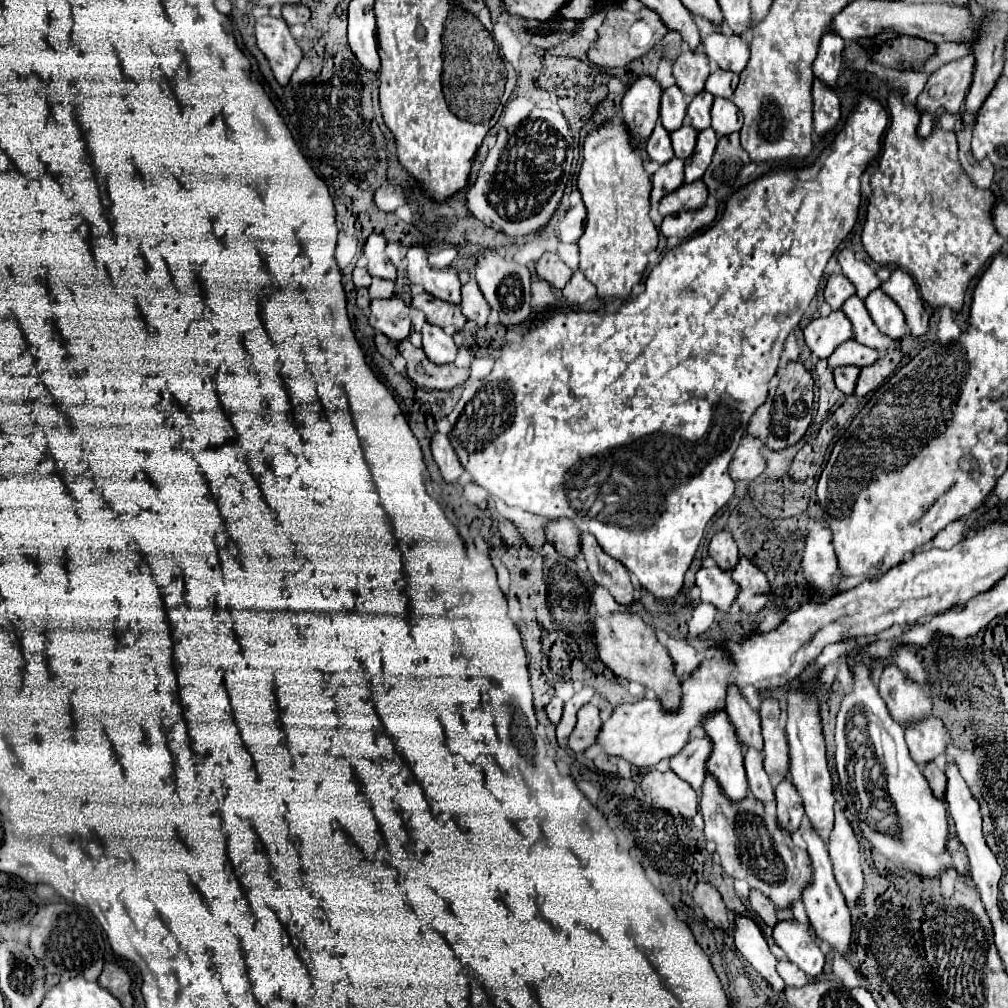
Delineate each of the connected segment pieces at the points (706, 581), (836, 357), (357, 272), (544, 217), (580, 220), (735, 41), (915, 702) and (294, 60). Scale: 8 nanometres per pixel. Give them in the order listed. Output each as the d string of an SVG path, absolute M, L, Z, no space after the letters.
M718 566L700 568L696 574L696 586L702 592L702 602L710 602L722 612L728 612L738 592L738 584L730 578L730 572Z
M856 340L850 342L842 342L842 346L838 346L838 350L834 350L834 354L830 354L830 358L826 360L830 368L840 368L840 366L870 366L878 360L878 352L874 348L862 346Z
M354 268L354 274L352 274L352 282L354 282L354 286L356 288L368 288L370 286L370 280L372 280L372 276L364 270L364 268Z
M536 106L528 114L528 118L524 118L516 126L510 126L506 136L500 136L498 142L490 148L486 160L478 170L476 182L466 194L466 206L470 208L472 216L482 220L486 226L514 238L540 230L560 204L560 198L564 194L564 188L572 170L572 152L574 152L574 140L564 114L558 110Z
M578 204L566 212L566 216L560 220L558 226L558 240L560 242L576 242L584 232L584 220L586 220L586 208L584 204Z
M712 32L704 38L704 54L722 70L740 74L748 62L748 46L742 36Z
M886 664L880 676L880 696L888 704L890 714L900 724L920 720L932 714L932 702L926 692L926 682L910 678L896 664Z
M264 16L256 20L256 44L270 62L270 68L280 86L290 82L292 72L302 60L302 50L296 38L290 34L288 24L282 18Z

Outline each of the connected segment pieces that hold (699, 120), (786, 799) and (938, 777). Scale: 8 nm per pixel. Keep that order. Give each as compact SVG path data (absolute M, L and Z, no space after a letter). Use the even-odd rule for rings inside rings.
M704 90L704 92L696 94L692 98L692 102L688 104L688 118L690 118L692 126L698 132L710 128L710 108L712 108L712 102L714 102L714 96Z
M790 776L782 778L776 784L776 806L778 806L778 824L786 832L794 832L802 824L804 806L802 798L798 798L798 790L794 790L794 784L790 782Z
M928 762L922 772L924 772L924 778L928 780L928 784L930 784L934 796L942 800L942 796L944 796L944 786L946 786L946 776L944 776L944 772L938 770L934 762Z

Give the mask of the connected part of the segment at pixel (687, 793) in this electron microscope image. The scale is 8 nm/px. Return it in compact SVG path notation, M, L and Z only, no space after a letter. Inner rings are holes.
M648 770L642 776L640 788L650 798L653 807L672 810L674 817L692 818L698 810L698 794L672 770Z

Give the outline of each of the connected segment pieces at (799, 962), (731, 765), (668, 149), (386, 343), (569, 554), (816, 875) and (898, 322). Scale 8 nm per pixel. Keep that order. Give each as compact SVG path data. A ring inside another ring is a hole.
M782 920L774 926L774 940L786 952L788 960L794 962L808 976L818 976L824 968L824 954L810 936L810 926L794 920Z
M714 710L702 722L702 728L710 742L714 742L714 750L708 758L708 770L716 776L724 794L738 802L746 798L746 772L742 764L742 744L734 734L734 726L730 726L730 718L726 718L726 710Z
M658 122L650 140L646 142L646 152L648 156L658 162L658 164L666 164L668 160L674 158L674 152L672 152L672 144L670 144L670 134L662 128L662 124Z
M376 334L376 336L374 336L374 344L376 344L378 352L380 352L384 358L388 358L388 360L392 360L392 358L398 354L396 346L394 346L384 334Z
M560 518L548 526L546 538L548 542L566 558L576 558L580 554L580 528L574 520Z
M804 826L804 842L806 842L806 852L810 858L810 866L812 866L812 880L810 886L806 886L806 890L802 892L802 900L810 918L810 926L814 928L816 936L824 938L838 954L848 954L850 952L850 934L852 934L852 924L850 924L850 910L846 906L846 898L842 898L842 892L834 880L832 874L832 862L828 856L828 848L826 842L822 840L822 836L810 826Z
M880 288L872 290L866 300L864 300L874 324L878 326L878 330L886 336L890 336L892 340L898 340L906 334L906 322L904 322L904 314L898 308L898 304L888 298Z

